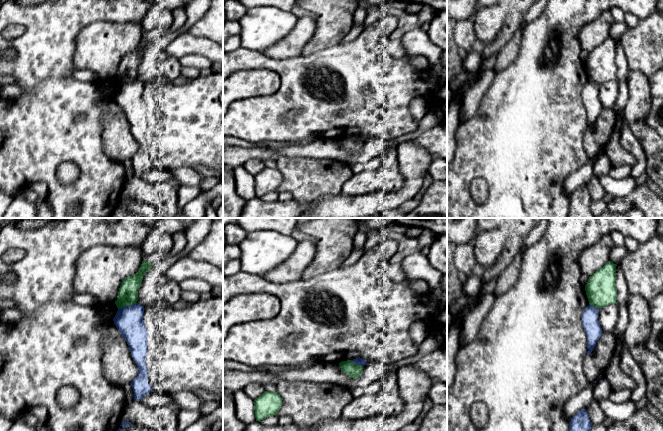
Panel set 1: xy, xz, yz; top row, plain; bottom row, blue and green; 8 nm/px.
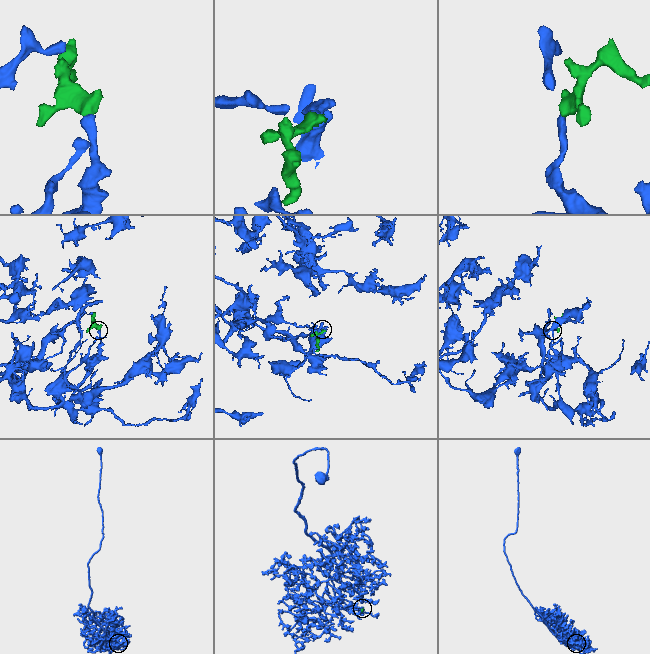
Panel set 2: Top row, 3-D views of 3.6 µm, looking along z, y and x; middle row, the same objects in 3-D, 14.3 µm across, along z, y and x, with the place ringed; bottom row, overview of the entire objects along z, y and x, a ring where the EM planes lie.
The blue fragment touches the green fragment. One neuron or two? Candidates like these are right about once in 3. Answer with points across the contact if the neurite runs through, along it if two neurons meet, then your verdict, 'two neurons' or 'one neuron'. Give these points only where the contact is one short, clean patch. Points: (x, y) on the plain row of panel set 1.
along xy (136, 78), (118, 85) | two neurons

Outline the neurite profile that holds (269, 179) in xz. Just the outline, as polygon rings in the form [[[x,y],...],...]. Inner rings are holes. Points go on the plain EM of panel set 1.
[[[265,167],[254,176],[256,197],[261,198],[268,192],[277,191],[282,182],[282,175],[277,168]]]

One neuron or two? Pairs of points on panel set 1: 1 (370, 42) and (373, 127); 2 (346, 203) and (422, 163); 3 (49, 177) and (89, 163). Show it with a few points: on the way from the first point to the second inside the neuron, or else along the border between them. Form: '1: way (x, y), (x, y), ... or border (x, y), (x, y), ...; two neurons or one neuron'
1: way (371, 63), (371, 86), (375, 91), (375, 106); one neuron
2: way (367, 203), (378, 203), (397, 198), (411, 184); one neuron
3: way (52, 165), (61, 156), (77, 156); one neuron

